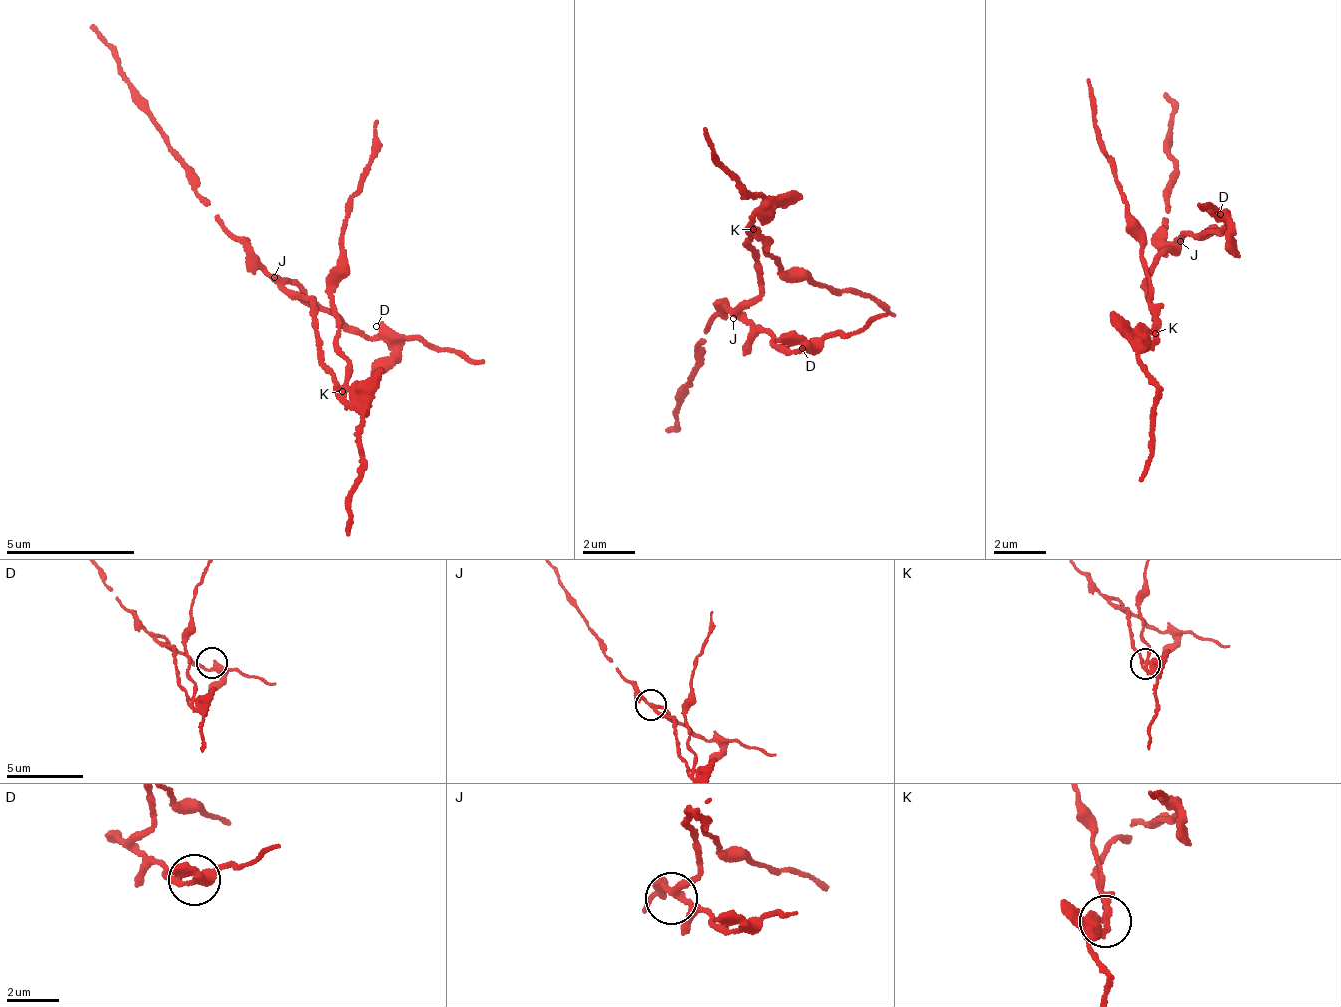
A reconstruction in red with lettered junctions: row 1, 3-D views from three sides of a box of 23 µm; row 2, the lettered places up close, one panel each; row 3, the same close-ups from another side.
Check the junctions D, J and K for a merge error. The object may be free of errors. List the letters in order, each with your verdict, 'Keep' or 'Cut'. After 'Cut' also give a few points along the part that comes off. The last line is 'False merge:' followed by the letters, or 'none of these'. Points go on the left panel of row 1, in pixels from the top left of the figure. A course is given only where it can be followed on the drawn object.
D: Keep
J: Keep
K: Cut. Course of the part to remove: (341, 391), (335, 271), (361, 172), (379, 119)
False merge: K

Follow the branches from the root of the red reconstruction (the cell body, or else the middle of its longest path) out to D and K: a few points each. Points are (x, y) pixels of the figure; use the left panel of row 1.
D: (278, 278), (282, 285), (298, 289), (323, 312), (339, 316), (372, 336), (376, 326)
K: (278, 278), (312, 307), (316, 341), (333, 367), (333, 383), (341, 391)

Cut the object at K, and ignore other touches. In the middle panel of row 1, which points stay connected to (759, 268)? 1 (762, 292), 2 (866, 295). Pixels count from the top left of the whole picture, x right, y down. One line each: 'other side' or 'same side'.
1: same side
2: other side

